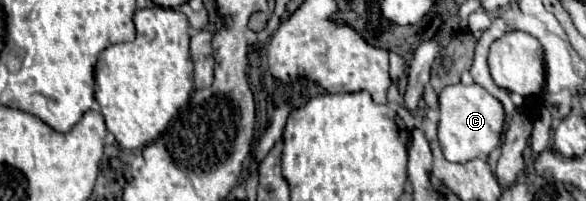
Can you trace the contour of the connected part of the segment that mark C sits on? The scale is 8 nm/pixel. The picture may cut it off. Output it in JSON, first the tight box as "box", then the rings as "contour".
{"box":[439,85,503,163],"contour":[[[449,85],[439,93],[439,143],[451,163],[467,163],[475,157],[485,159],[499,143],[503,133],[503,105],[479,85]]]}

